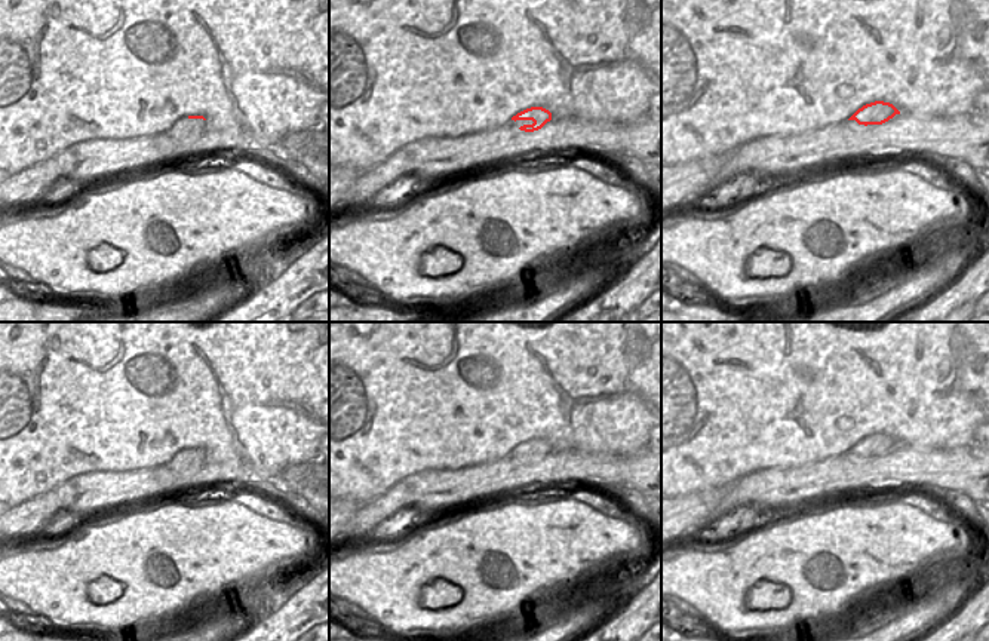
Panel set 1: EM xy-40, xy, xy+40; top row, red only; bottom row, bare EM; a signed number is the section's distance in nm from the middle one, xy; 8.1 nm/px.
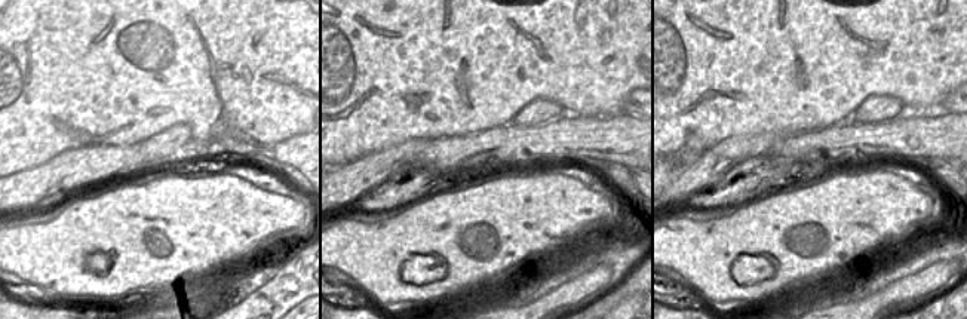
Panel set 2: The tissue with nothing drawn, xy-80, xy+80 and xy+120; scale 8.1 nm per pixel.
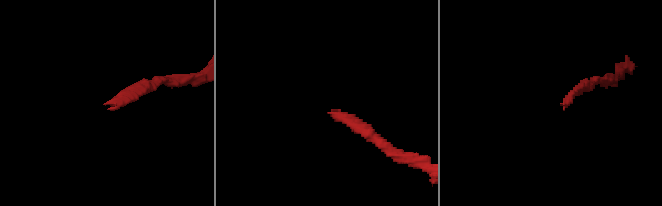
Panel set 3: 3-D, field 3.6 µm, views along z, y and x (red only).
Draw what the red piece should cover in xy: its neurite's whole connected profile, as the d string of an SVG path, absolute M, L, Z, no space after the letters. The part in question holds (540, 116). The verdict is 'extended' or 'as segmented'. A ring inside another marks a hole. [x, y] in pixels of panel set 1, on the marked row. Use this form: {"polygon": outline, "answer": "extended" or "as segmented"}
{"polygon": "M531 107L513 116L509 123L520 131L534 132L541 129L550 120L552 113L549 110L543 107Z", "answer": "extended"}

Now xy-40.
{"polygon": "M188 116L179 119L169 131L165 134L172 139L184 139L187 137L200 137L206 131L203 116Z", "answer": "extended"}

